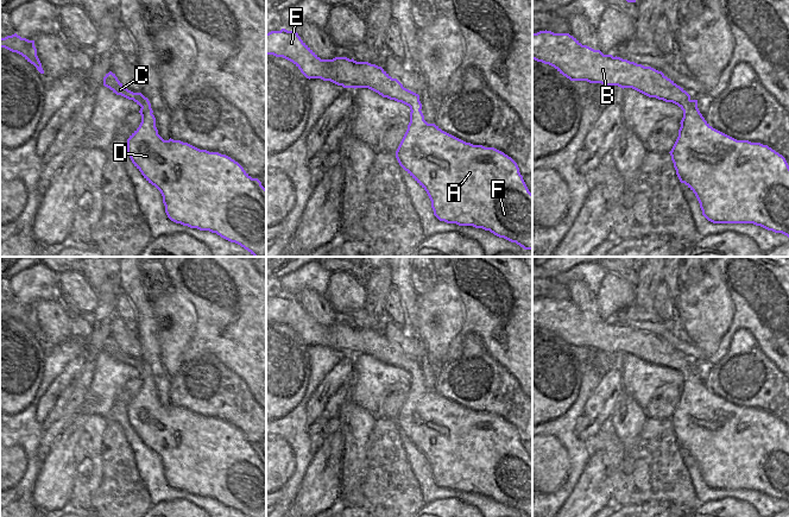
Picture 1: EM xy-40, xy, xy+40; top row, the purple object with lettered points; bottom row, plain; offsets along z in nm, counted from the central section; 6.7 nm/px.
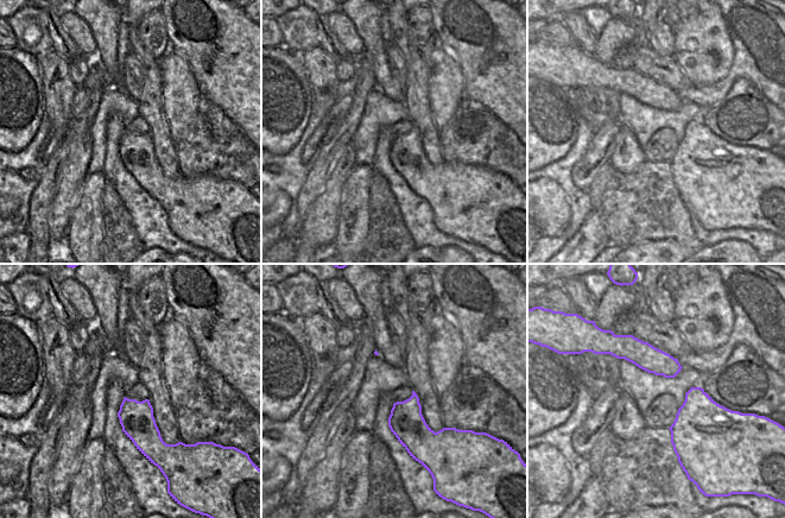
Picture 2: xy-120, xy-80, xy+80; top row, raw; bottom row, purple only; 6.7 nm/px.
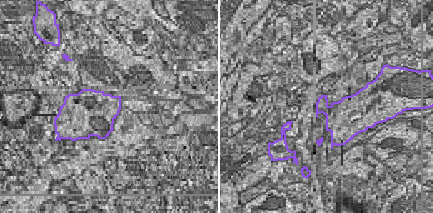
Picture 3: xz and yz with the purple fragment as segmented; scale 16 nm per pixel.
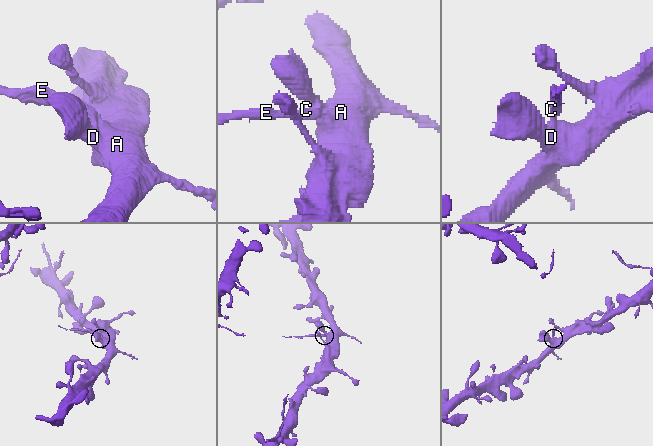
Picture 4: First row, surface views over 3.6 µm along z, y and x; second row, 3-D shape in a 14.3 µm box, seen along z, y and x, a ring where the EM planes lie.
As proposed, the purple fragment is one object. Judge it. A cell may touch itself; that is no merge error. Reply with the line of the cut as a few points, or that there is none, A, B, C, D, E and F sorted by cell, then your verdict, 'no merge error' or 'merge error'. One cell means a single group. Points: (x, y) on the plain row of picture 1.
cut in xy+40 along (690, 366), (690, 372), (683, 378); A D F / B C E; merge error

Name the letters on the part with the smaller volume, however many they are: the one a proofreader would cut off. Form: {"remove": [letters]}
{"remove": ["B", "C", "E"]}

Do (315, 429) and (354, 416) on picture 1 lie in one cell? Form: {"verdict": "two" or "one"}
{"verdict": "two"}

